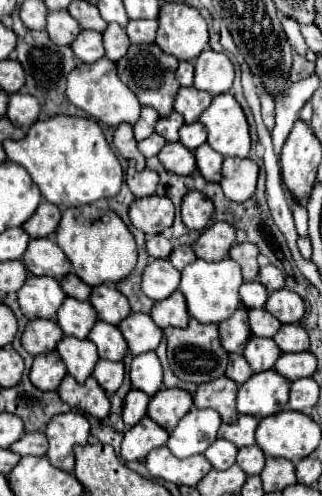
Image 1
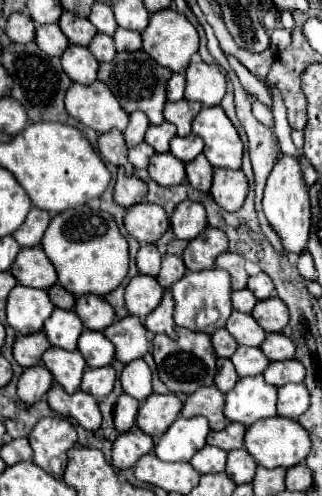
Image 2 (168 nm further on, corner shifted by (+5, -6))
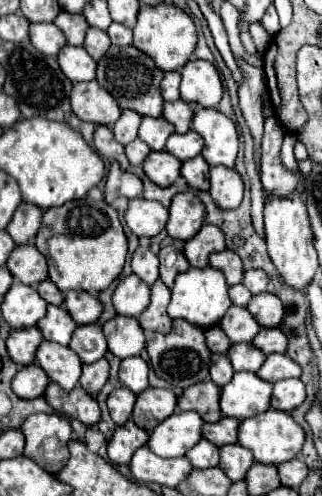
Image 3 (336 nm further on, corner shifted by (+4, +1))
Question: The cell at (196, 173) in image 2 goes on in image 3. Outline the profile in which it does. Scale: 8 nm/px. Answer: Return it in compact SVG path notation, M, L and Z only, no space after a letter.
M202 155L192 157L190 161L182 163L182 177L188 181L190 187L200 189L200 191L208 191L208 187L210 187L208 171L210 171L210 165L206 163L206 159Z

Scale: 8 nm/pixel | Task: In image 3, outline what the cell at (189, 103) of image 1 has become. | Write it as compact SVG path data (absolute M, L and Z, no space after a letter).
M182 99L168 101L168 103L164 103L162 117L168 119L176 127L176 133L186 133L190 129L192 117L194 117L194 107Z

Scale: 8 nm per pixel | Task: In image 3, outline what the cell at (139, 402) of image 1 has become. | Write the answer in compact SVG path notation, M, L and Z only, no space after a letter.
M126 387L114 389L108 397L108 409L110 409L112 421L116 425L124 425L132 415L134 403L136 403L136 395L130 393L130 389L126 389Z

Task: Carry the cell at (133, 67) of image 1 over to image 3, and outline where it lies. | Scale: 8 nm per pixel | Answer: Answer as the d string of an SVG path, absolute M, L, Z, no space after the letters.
M112 45L98 61L98 73L96 73L96 81L114 95L120 109L134 109L140 115L148 115L148 117L162 115L162 105L164 105L160 95L162 77L164 77L164 71L154 65L152 57L142 53L134 45L128 45L128 47Z

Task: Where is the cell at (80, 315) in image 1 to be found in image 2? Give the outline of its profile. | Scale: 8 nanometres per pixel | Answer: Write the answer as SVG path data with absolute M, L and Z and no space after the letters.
M55 308L53 314L45 320L43 330L45 330L51 346L57 346L63 350L75 350L77 338L83 332L83 324L73 310Z

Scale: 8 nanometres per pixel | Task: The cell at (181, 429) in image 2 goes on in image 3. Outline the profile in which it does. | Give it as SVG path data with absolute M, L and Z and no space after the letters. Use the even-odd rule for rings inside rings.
M176 411L168 419L164 419L150 435L148 447L158 455L158 457L180 457L192 449L200 439L202 439L202 417L198 413L188 411ZM174 451L174 453L168 453Z

